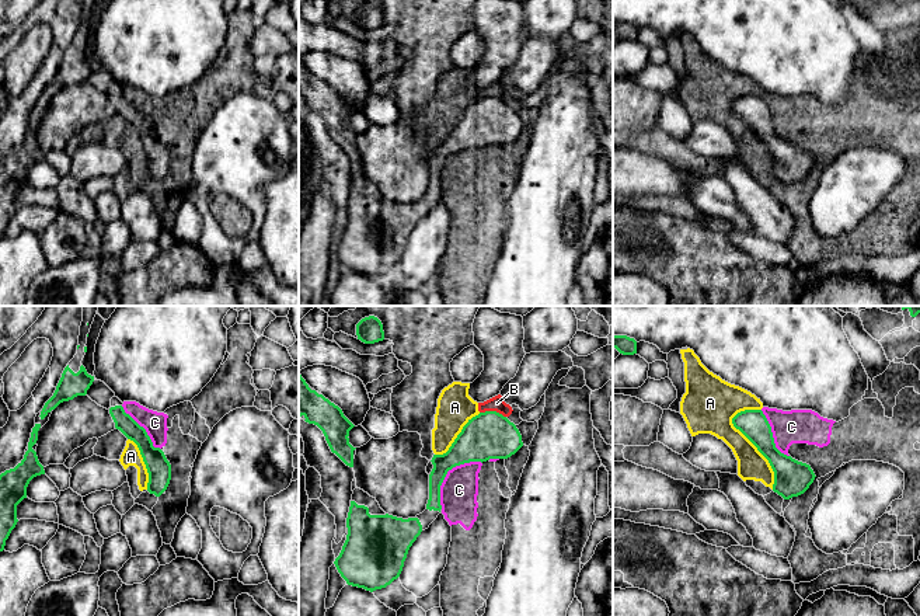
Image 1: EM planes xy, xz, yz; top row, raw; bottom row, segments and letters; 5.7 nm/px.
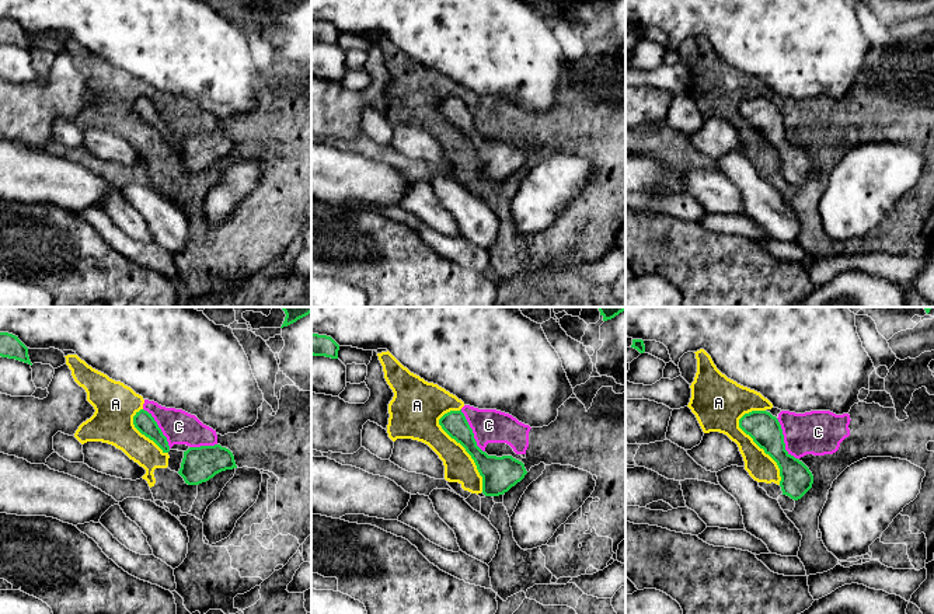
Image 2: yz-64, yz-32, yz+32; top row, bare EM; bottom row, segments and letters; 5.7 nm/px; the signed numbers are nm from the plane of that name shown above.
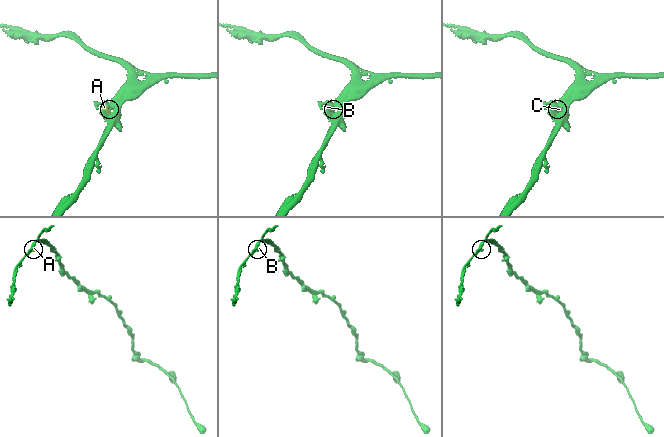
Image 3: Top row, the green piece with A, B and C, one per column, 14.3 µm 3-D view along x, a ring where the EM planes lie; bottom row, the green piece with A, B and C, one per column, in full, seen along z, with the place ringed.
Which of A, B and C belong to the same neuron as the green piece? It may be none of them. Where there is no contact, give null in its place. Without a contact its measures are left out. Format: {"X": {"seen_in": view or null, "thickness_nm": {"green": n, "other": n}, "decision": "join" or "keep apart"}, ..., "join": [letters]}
{"A": {"seen_in": "yz", "thickness_nm": {"green": 200, "other": 170}, "decision": "keep apart"}, "B": {"seen_in": "xz", "thickness_nm": {"green": 280, "other": 90}, "decision": "keep apart"}, "C": {"seen_in": "xz", "thickness_nm": {"green": 220, "other": 220}, "decision": "keep apart"}, "join": []}

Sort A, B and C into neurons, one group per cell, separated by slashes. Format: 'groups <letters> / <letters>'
groups A B C

